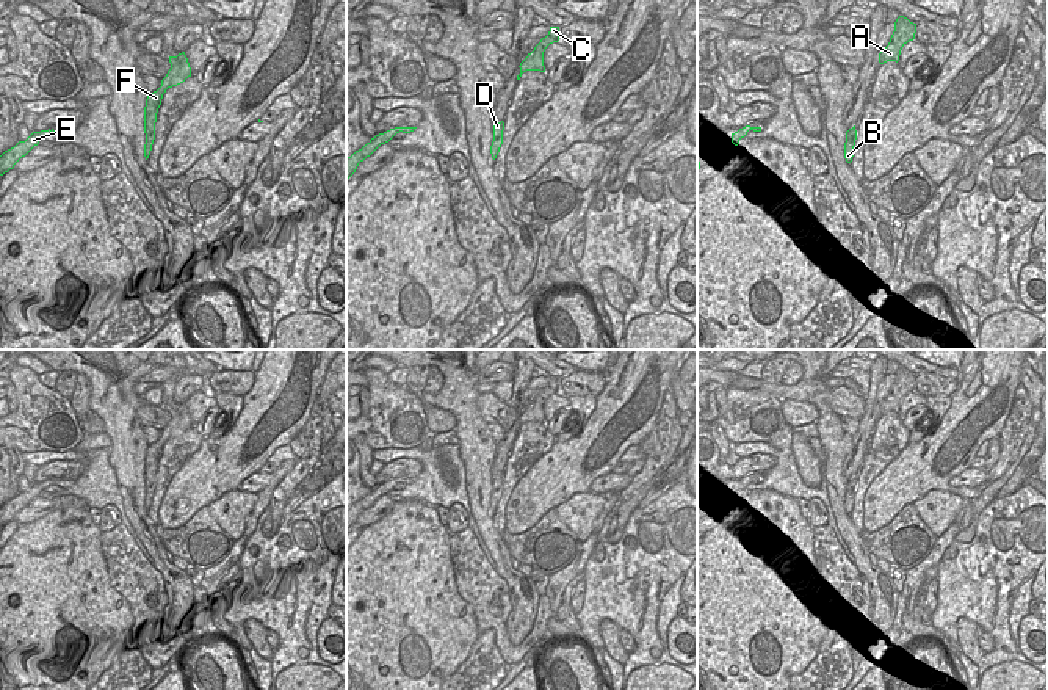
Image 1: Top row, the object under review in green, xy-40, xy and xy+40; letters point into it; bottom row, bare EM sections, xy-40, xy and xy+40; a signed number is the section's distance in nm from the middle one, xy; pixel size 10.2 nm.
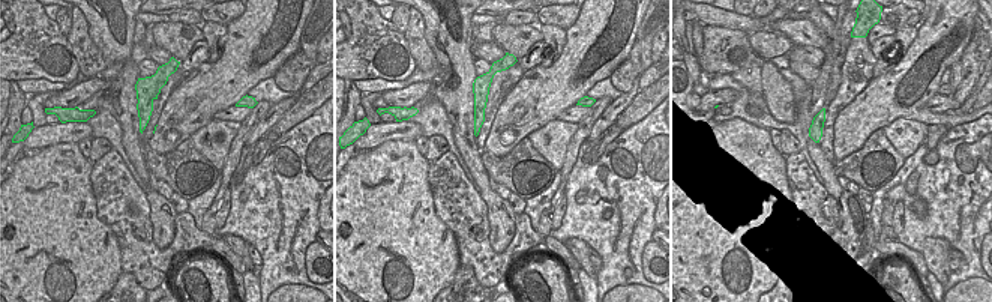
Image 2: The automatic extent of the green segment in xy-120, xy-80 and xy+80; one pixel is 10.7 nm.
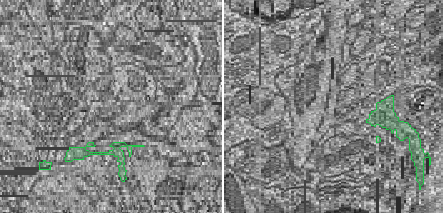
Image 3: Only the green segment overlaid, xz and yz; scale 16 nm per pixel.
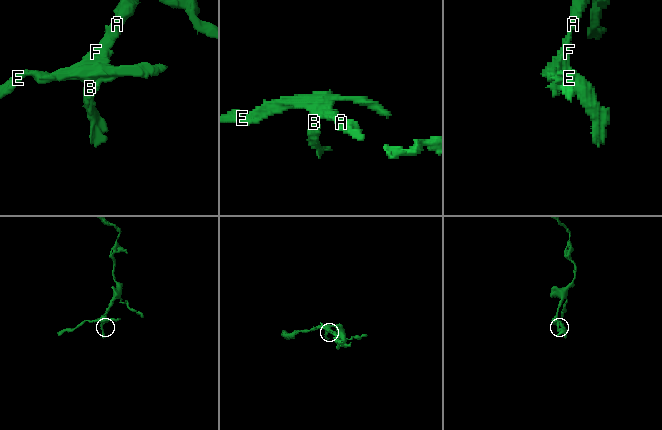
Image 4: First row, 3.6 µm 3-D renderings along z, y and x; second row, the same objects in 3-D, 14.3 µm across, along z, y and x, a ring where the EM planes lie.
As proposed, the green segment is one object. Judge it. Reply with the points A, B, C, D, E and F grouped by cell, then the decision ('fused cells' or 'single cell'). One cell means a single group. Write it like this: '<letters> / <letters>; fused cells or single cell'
A B C D E F; single cell

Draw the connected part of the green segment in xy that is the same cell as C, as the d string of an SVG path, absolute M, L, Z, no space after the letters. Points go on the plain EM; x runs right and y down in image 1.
M550 378L550 383L545 389L540 390L540 394L534 398L531 405L520 414L520 425L517 427L517 431L520 431L522 425L526 422L540 422L545 423L544 417L544 403L545 400L559 392L559 378Z

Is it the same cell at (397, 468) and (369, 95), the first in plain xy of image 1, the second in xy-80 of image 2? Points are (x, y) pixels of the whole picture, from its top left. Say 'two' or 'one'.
two

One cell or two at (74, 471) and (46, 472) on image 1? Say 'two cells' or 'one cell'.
one cell

